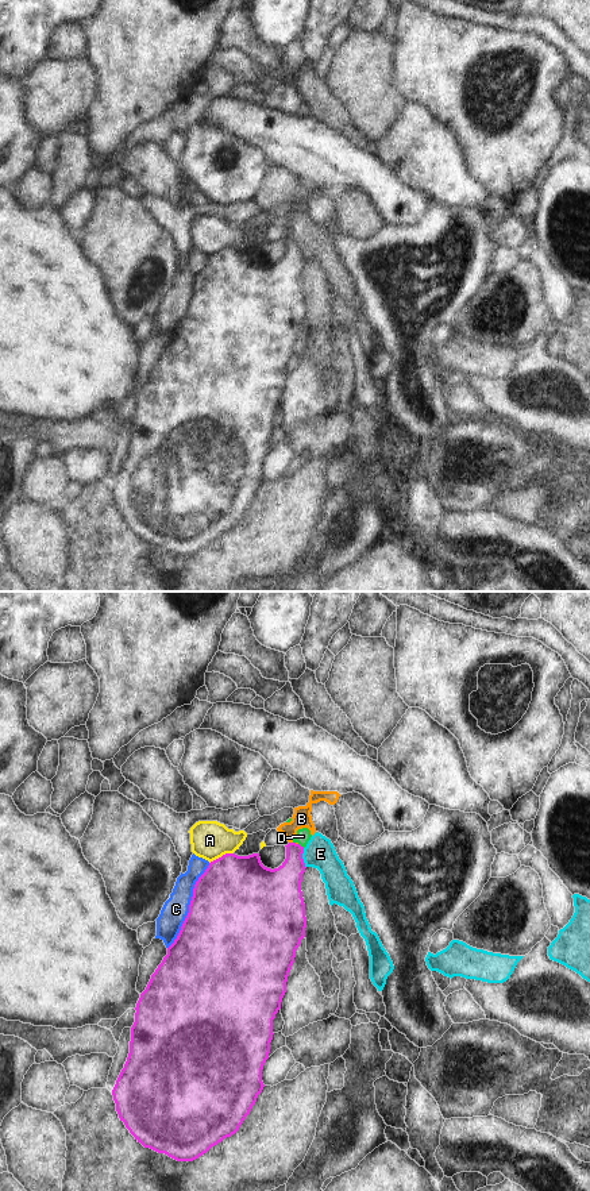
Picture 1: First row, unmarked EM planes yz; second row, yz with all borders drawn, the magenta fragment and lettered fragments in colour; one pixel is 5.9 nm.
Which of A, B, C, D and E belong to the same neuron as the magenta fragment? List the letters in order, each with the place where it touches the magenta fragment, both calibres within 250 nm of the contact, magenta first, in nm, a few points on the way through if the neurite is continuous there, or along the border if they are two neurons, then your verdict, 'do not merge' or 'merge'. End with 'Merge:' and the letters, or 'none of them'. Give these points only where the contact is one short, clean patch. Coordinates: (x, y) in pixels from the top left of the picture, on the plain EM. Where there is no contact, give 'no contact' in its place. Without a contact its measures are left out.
A: meets magenta in yz at (222, 251); 480 nm thick on the magenta side, 220 nm on the other; do not merge
B: meets magenta in yz at (290, 238); 200 nm thick on the magenta side, 110 nm on the other; runs through yz (284, 278), (292, 265), (290, 238), (290, 224), (301, 214); merge
C: meets magenta in yz at (189, 301); 500 nm thick on the magenta side, 150 nm on the other; do not merge
D: meets magenta in yz at (300, 241); 200 nm thick on the magenta side, 90 nm on the other; border along yz (299, 238), (304, 242); do not merge
E: meets magenta in yz at (301, 253); 280 nm thick on the magenta side, 180 nm on the other; border along yz (303, 243), (305, 262); do not merge
Merge: B

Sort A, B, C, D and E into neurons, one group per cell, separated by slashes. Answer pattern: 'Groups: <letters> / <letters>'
Groups: A / B / C / D E

